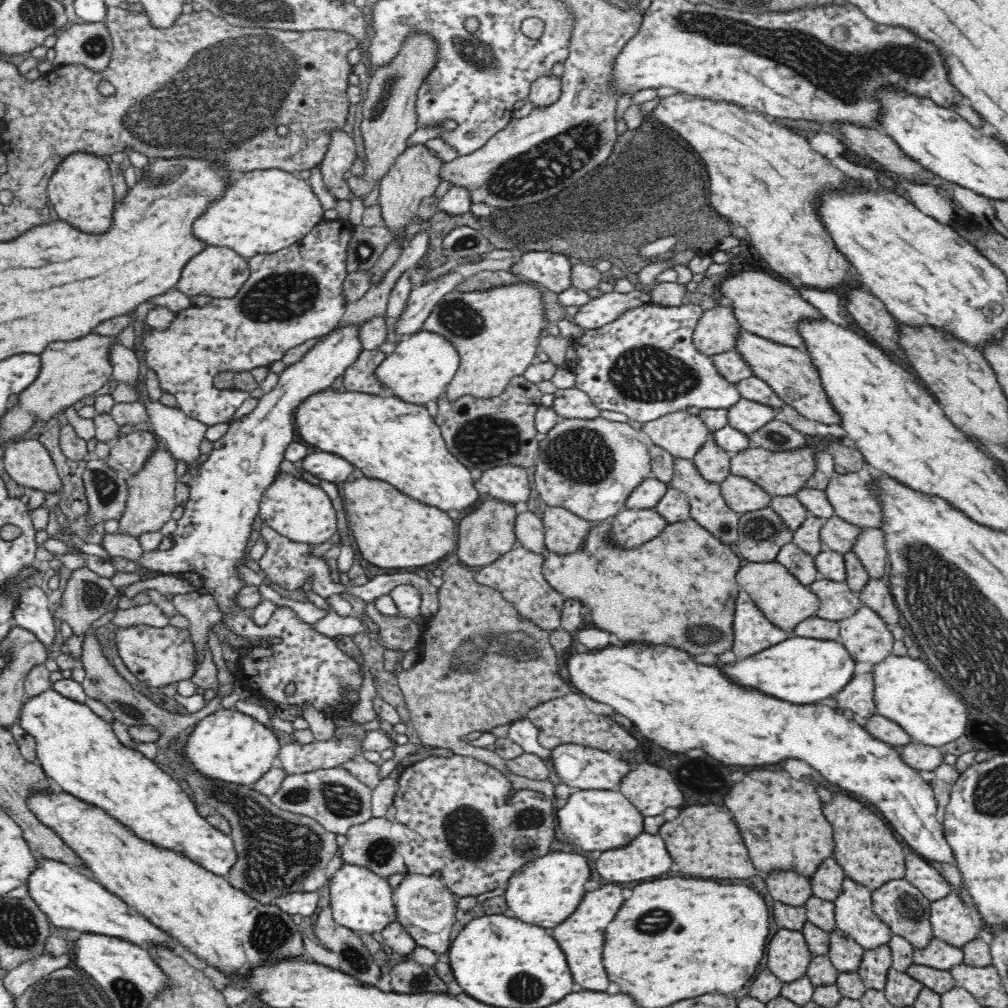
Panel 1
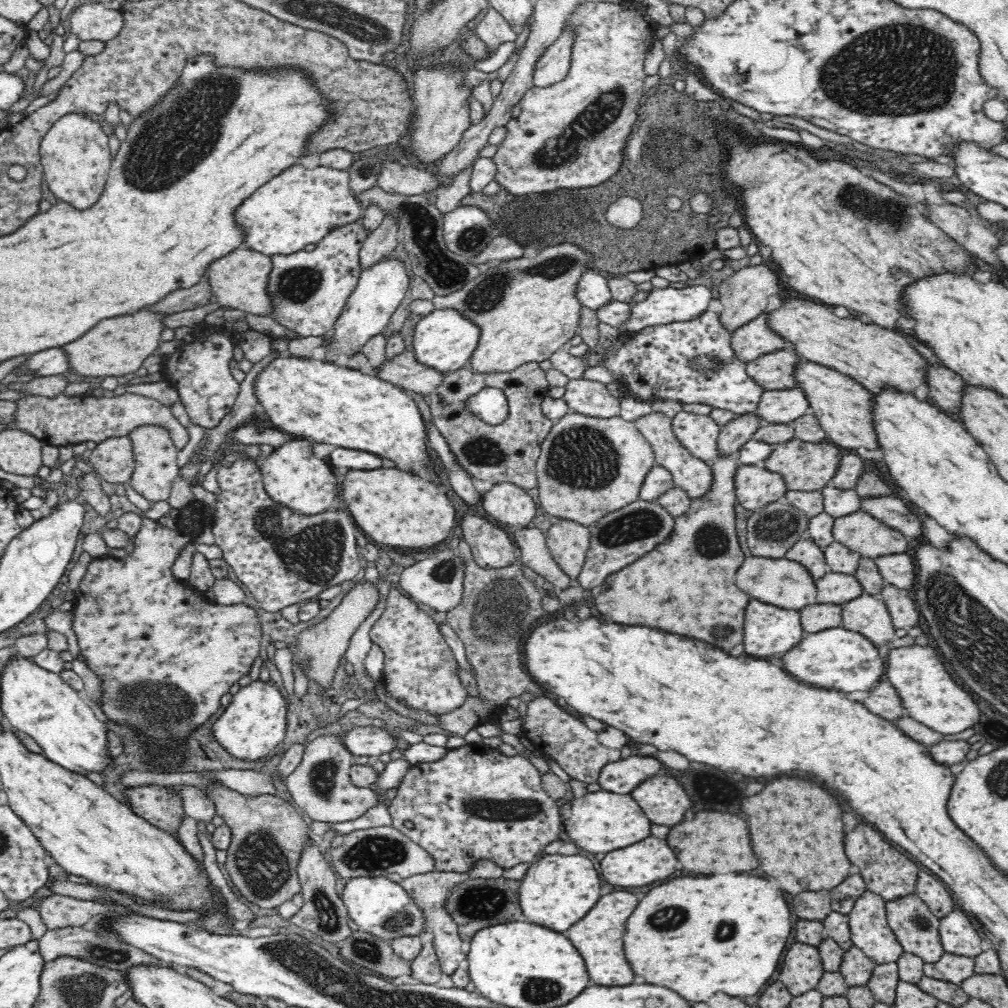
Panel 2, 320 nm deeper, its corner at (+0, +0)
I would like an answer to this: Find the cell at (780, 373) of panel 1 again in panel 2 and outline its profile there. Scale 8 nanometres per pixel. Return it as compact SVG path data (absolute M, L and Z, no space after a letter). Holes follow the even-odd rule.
M804 359L797 368L796 381L806 393L806 398L811 406L810 412L818 419L832 444L840 448L855 450L857 448L867 448L868 450L880 448L878 436L876 436L876 430L872 424L874 400L872 400L872 394L862 384L833 368Z

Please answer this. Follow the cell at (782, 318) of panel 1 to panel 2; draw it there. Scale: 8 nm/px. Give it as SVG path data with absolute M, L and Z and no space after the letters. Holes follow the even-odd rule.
M788 299L783 305L773 307L767 317L769 327L790 340L804 360L833 368L866 386L874 394L880 394L880 390L886 386L914 394L918 386L927 384L930 363L893 329L876 323L864 324L860 319L839 318L832 313L831 307L820 305L819 301L813 299Z

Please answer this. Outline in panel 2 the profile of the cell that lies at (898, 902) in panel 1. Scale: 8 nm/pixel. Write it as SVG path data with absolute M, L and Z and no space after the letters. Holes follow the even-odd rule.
M917 893L893 901L885 901L887 921L903 950L919 956L925 963L935 963L945 953L939 935L939 918L927 907Z

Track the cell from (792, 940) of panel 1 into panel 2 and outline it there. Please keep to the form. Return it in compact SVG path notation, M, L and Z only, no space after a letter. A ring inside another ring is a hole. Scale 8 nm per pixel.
M795 942L784 956L780 966L780 982L793 997L817 988L825 973L819 950L816 947Z

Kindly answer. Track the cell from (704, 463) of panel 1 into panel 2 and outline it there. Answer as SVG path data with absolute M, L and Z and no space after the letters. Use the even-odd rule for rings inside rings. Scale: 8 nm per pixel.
M757 413L737 415L728 424L721 425L718 437L719 454L734 454L740 447L753 438L753 434L762 426L769 424Z

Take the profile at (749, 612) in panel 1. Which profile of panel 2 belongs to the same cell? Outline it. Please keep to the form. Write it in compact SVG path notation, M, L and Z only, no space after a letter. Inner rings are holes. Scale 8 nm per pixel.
M750 600L744 620L744 650L752 656L772 656L787 653L790 648L800 644L806 636L802 630L801 616L796 610L776 607L772 604Z

